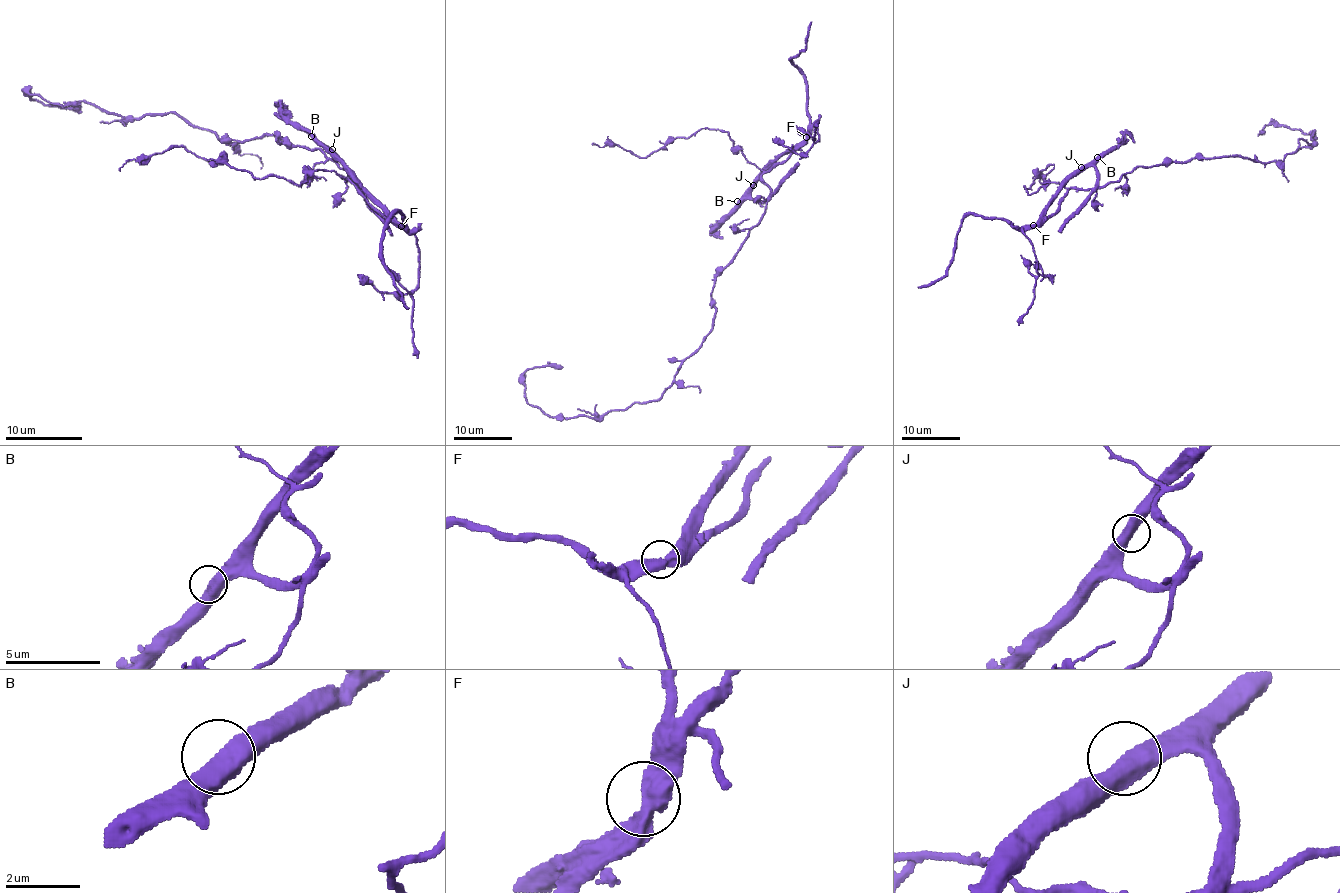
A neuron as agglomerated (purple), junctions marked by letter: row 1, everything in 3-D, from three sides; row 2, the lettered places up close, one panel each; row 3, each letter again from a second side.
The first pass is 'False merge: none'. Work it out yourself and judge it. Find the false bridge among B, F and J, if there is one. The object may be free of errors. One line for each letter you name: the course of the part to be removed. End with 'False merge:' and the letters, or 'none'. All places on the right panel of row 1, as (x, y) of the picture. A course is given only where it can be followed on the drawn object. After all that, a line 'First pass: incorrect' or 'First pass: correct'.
F: Course of the part to remove: (1033, 225), (1048, 202), (1071, 177), (1092, 165), (1096, 171), (1096, 183), (1084, 205), (1059, 232)
False merge: F
First pass: incorrect

